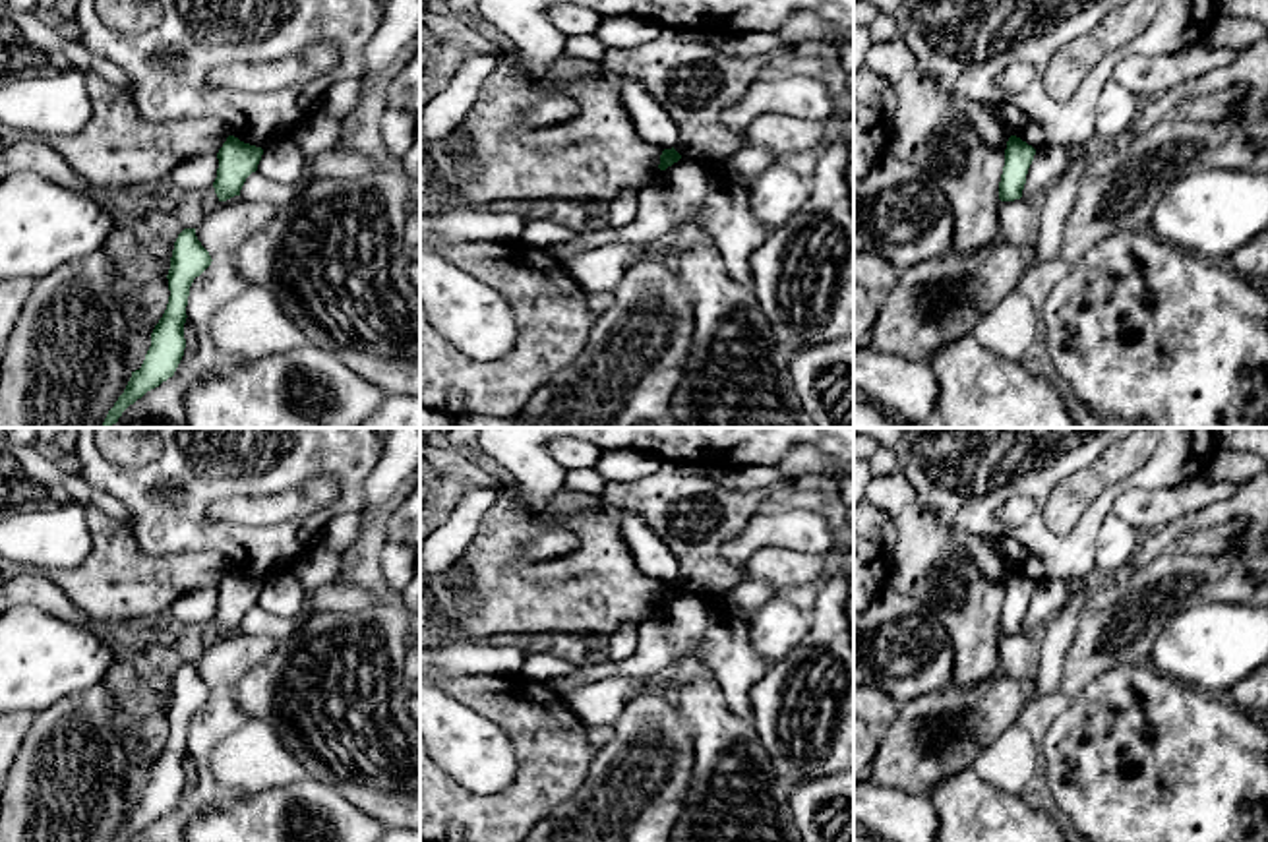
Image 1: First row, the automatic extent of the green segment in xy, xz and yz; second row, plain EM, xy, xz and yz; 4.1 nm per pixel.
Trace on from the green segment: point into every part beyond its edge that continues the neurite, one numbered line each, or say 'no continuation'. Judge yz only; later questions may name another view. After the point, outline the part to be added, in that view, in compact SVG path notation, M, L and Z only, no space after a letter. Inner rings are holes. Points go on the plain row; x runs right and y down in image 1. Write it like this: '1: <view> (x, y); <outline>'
no continuation

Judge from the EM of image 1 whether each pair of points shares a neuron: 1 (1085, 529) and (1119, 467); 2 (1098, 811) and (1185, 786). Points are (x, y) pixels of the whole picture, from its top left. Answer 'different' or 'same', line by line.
1: different
2: same

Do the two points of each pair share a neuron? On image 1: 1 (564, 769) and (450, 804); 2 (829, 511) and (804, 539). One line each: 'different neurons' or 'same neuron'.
1: same neuron
2: different neurons

